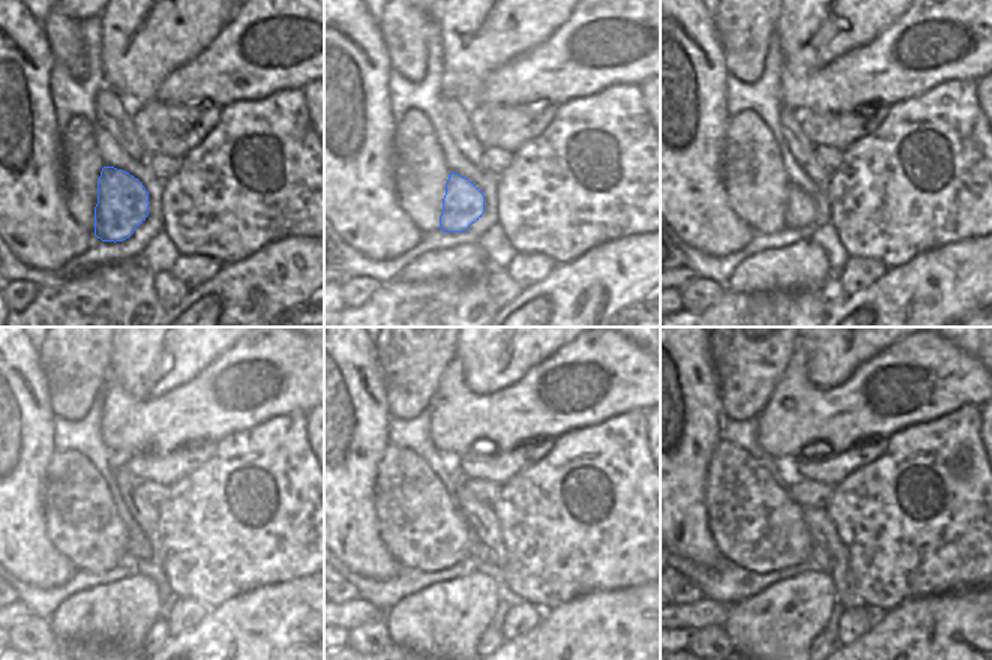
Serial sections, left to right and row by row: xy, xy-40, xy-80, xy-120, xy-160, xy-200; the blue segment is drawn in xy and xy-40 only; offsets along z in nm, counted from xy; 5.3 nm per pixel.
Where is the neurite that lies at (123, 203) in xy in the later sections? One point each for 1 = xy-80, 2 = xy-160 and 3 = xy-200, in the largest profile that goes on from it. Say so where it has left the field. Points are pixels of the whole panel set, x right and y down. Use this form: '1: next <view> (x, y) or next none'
1: next xy-80 (800, 212)
2: next xy-160 (477, 551)
3: next xy-200 (820, 558)

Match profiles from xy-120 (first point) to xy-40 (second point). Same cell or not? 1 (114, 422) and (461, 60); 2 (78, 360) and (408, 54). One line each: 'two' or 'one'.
1: two
2: one

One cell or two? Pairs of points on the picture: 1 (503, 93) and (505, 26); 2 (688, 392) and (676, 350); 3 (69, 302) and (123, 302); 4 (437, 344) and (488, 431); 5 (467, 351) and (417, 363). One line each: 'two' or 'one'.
1: two
2: one
3: one
4: two
5: two

